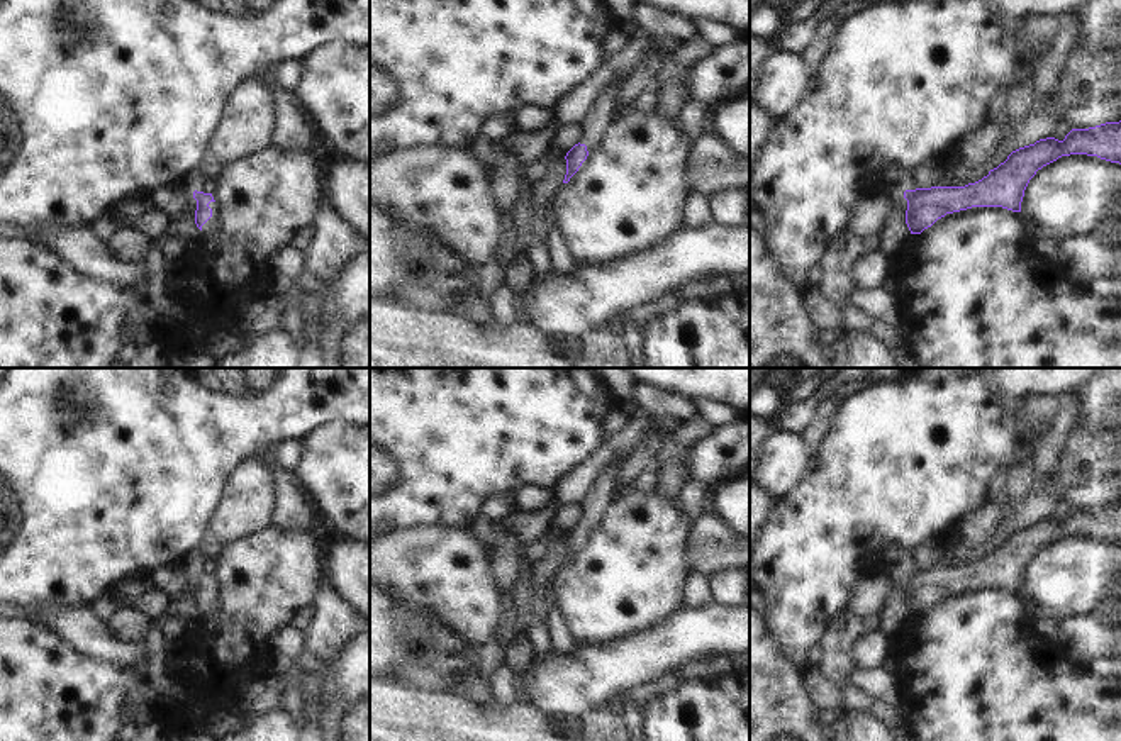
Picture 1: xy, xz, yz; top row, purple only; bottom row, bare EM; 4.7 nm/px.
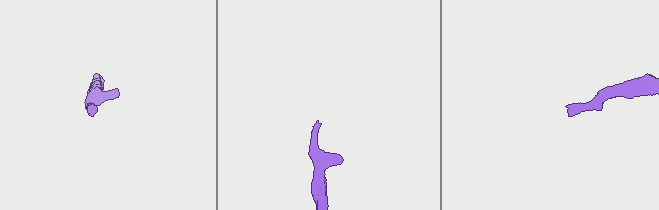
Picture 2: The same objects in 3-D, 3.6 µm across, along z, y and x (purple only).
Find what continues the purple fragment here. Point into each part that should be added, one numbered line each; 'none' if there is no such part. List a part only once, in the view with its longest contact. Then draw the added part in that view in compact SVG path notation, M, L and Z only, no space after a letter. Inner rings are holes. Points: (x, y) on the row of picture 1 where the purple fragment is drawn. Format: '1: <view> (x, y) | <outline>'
1: xy (216, 219) | M210 202L209 207L212 209L212 217L202 226L204 234L222 224L220 209L217 202Z

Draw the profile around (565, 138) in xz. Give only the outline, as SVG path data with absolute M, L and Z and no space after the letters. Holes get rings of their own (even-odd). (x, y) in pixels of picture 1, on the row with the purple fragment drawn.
M580 124L558 127L555 137L549 142L549 149L560 151L560 153L568 153L575 144L580 142L580 137L582 137Z

